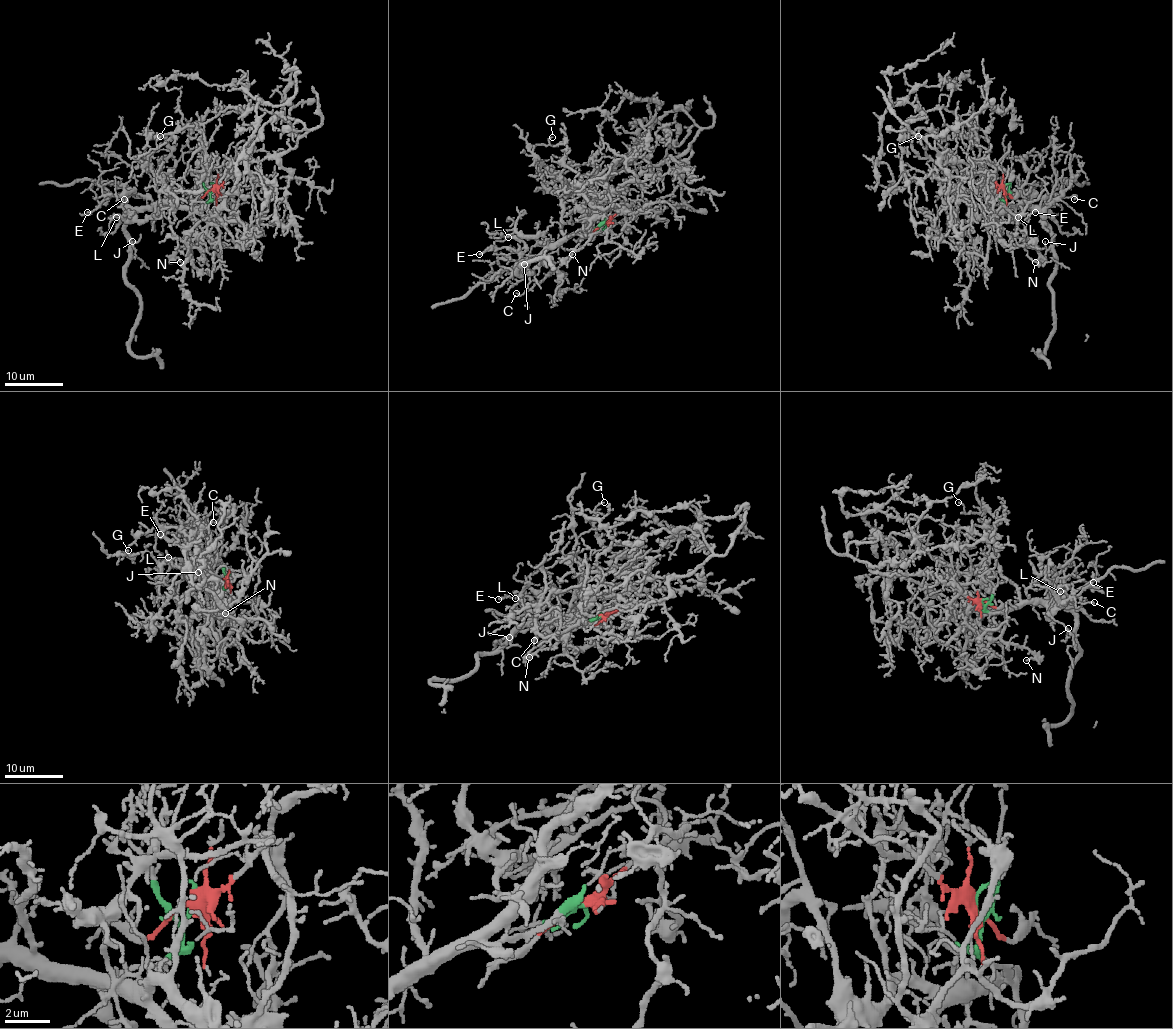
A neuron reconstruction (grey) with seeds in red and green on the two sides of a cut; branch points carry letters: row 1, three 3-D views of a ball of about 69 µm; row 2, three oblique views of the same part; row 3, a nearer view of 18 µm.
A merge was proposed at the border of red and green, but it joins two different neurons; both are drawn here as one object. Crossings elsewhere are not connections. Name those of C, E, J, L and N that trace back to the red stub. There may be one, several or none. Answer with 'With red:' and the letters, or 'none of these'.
With red: none of these

